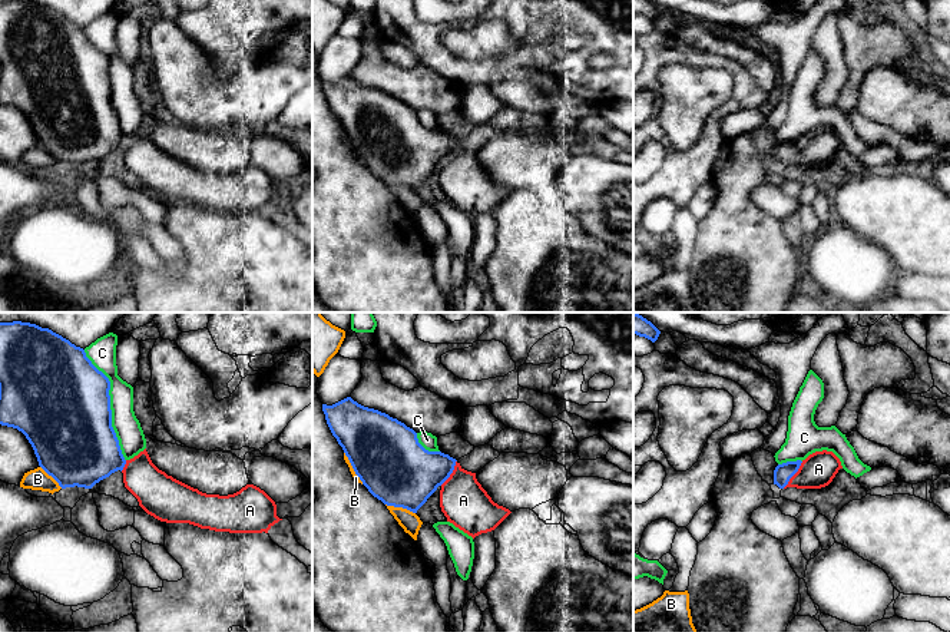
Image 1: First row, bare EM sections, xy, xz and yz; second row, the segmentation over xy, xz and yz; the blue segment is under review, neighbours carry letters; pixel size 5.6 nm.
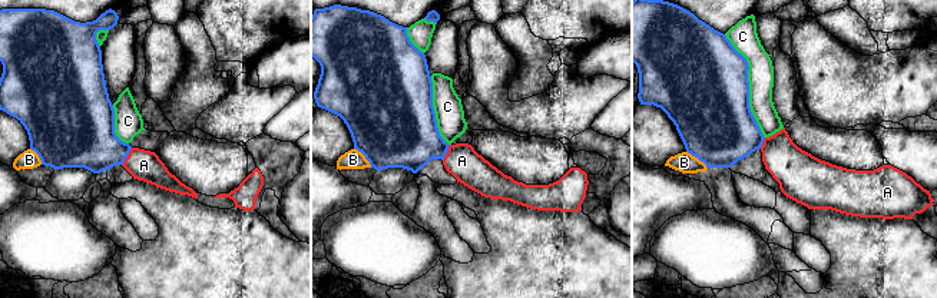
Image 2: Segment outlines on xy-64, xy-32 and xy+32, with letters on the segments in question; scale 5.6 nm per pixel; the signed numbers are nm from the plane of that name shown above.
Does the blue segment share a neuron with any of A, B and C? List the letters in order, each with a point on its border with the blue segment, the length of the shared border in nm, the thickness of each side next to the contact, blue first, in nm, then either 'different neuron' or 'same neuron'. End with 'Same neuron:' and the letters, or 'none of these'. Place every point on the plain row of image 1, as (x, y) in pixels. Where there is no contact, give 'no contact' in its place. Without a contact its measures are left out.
A: contact yz (794, 152); length 190 nm; calibres 100 and 190 nm; same neuron
B: contact xz (353, 146); length 220 nm; calibres 400 and 30 nm; different neuron
C: contact xy (109, 85); length 650 nm; calibres 500 and 150 nm; different neuron
Same neuron: A

